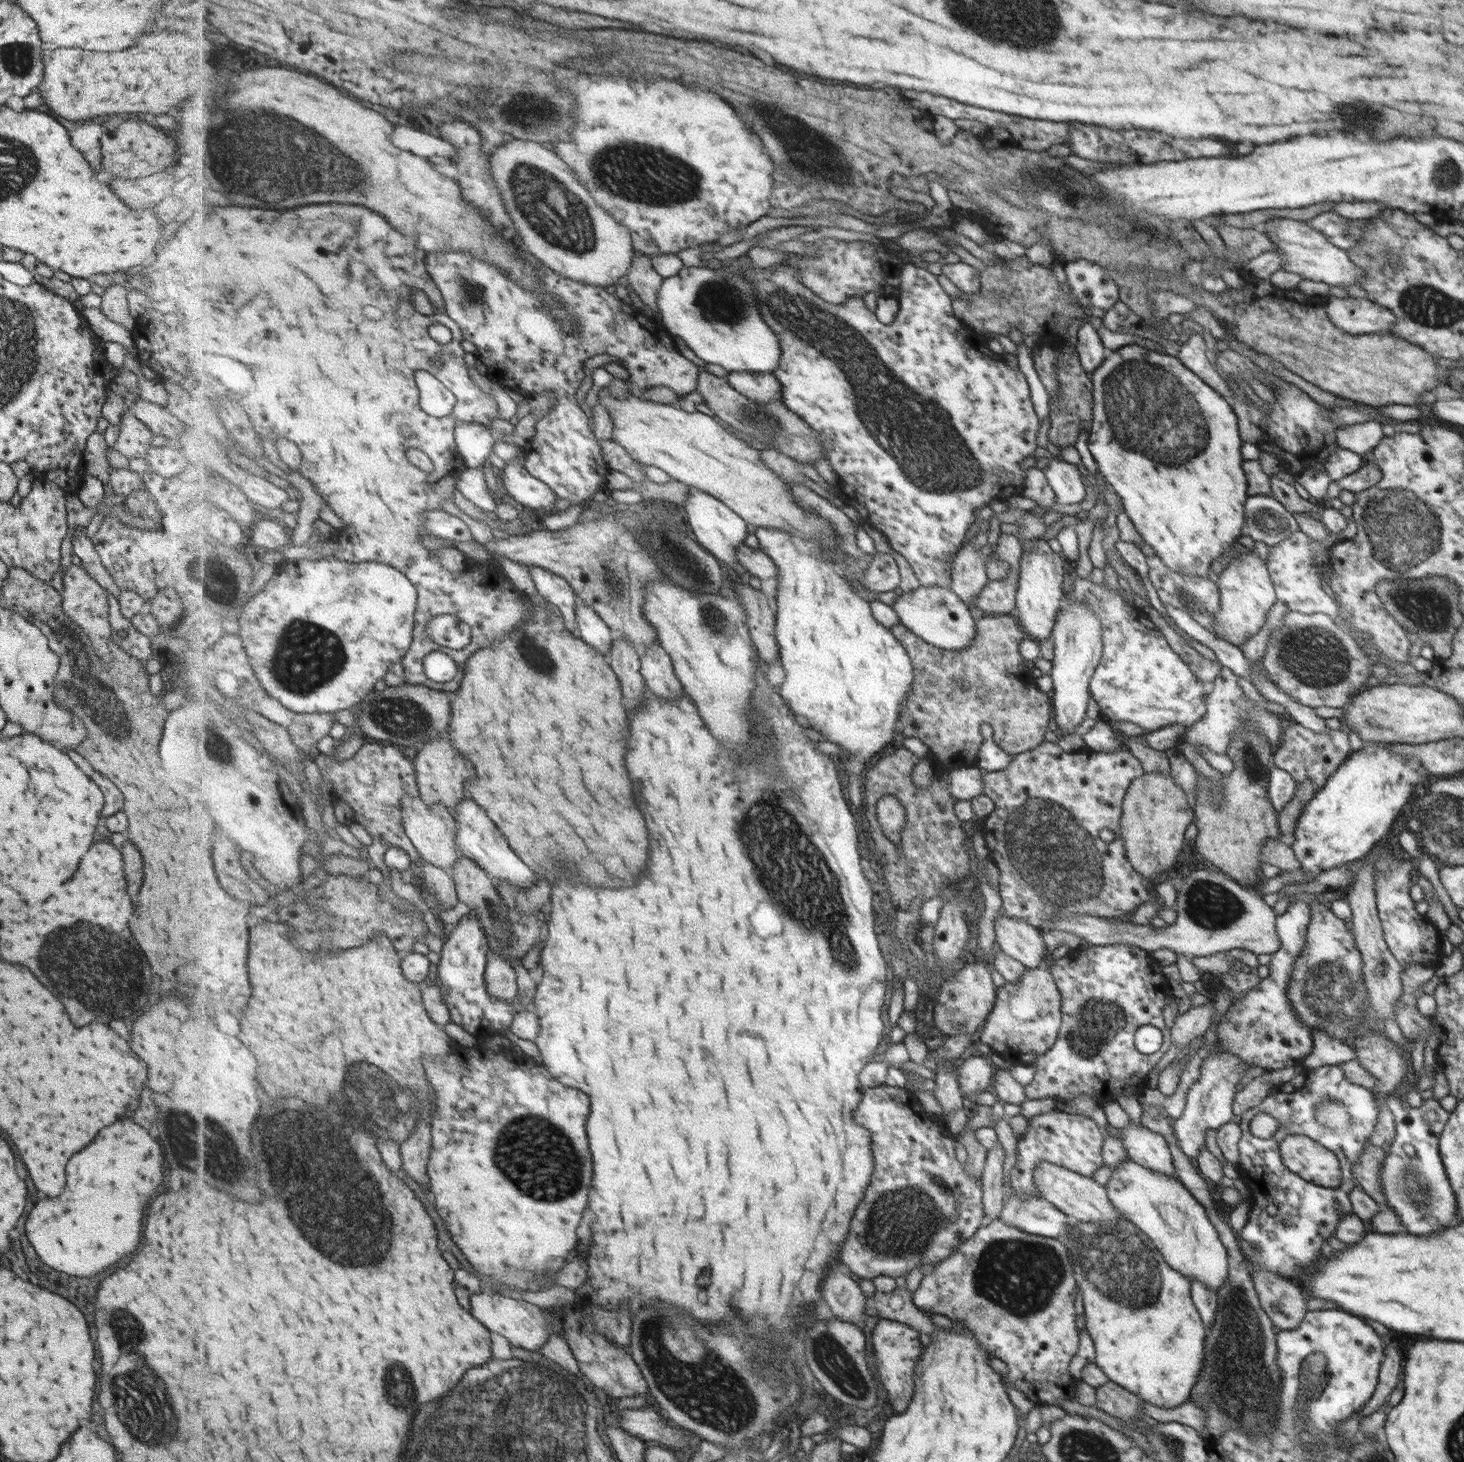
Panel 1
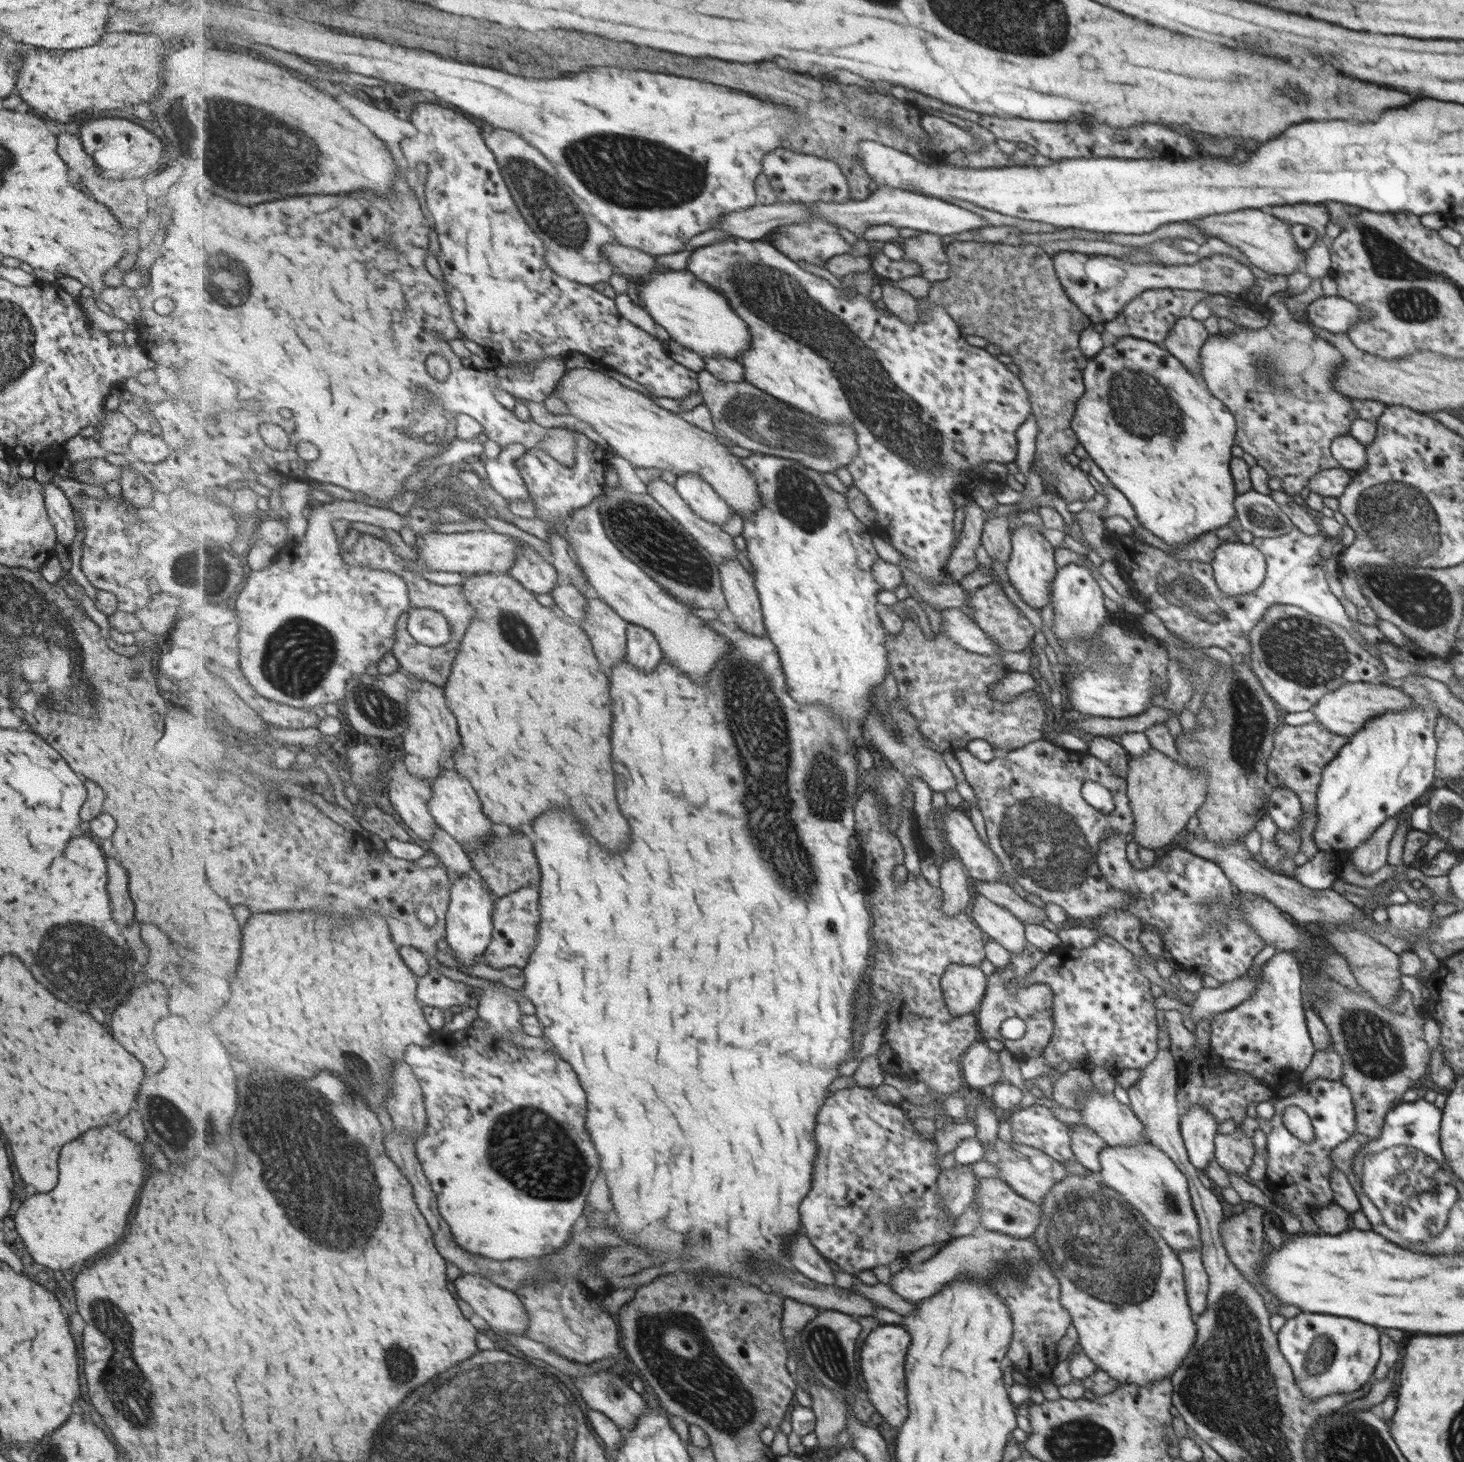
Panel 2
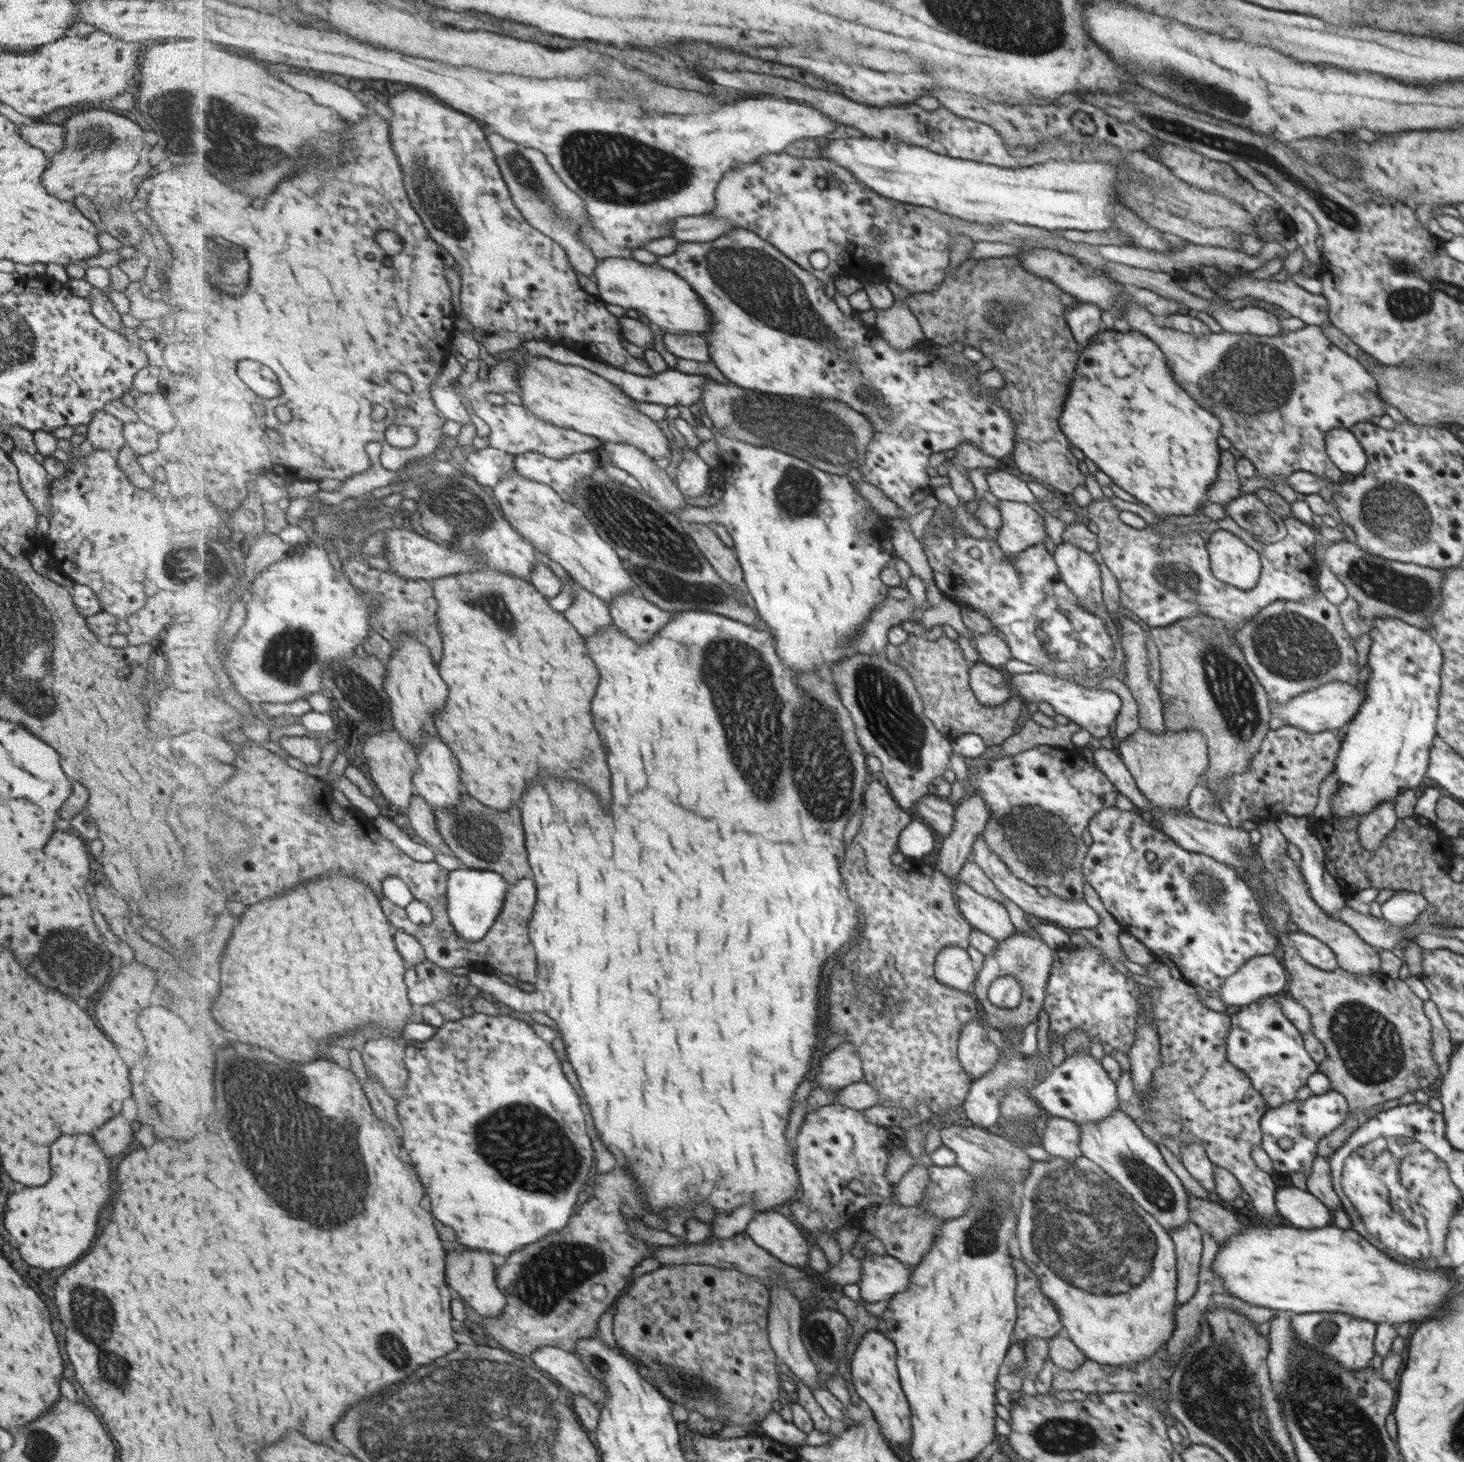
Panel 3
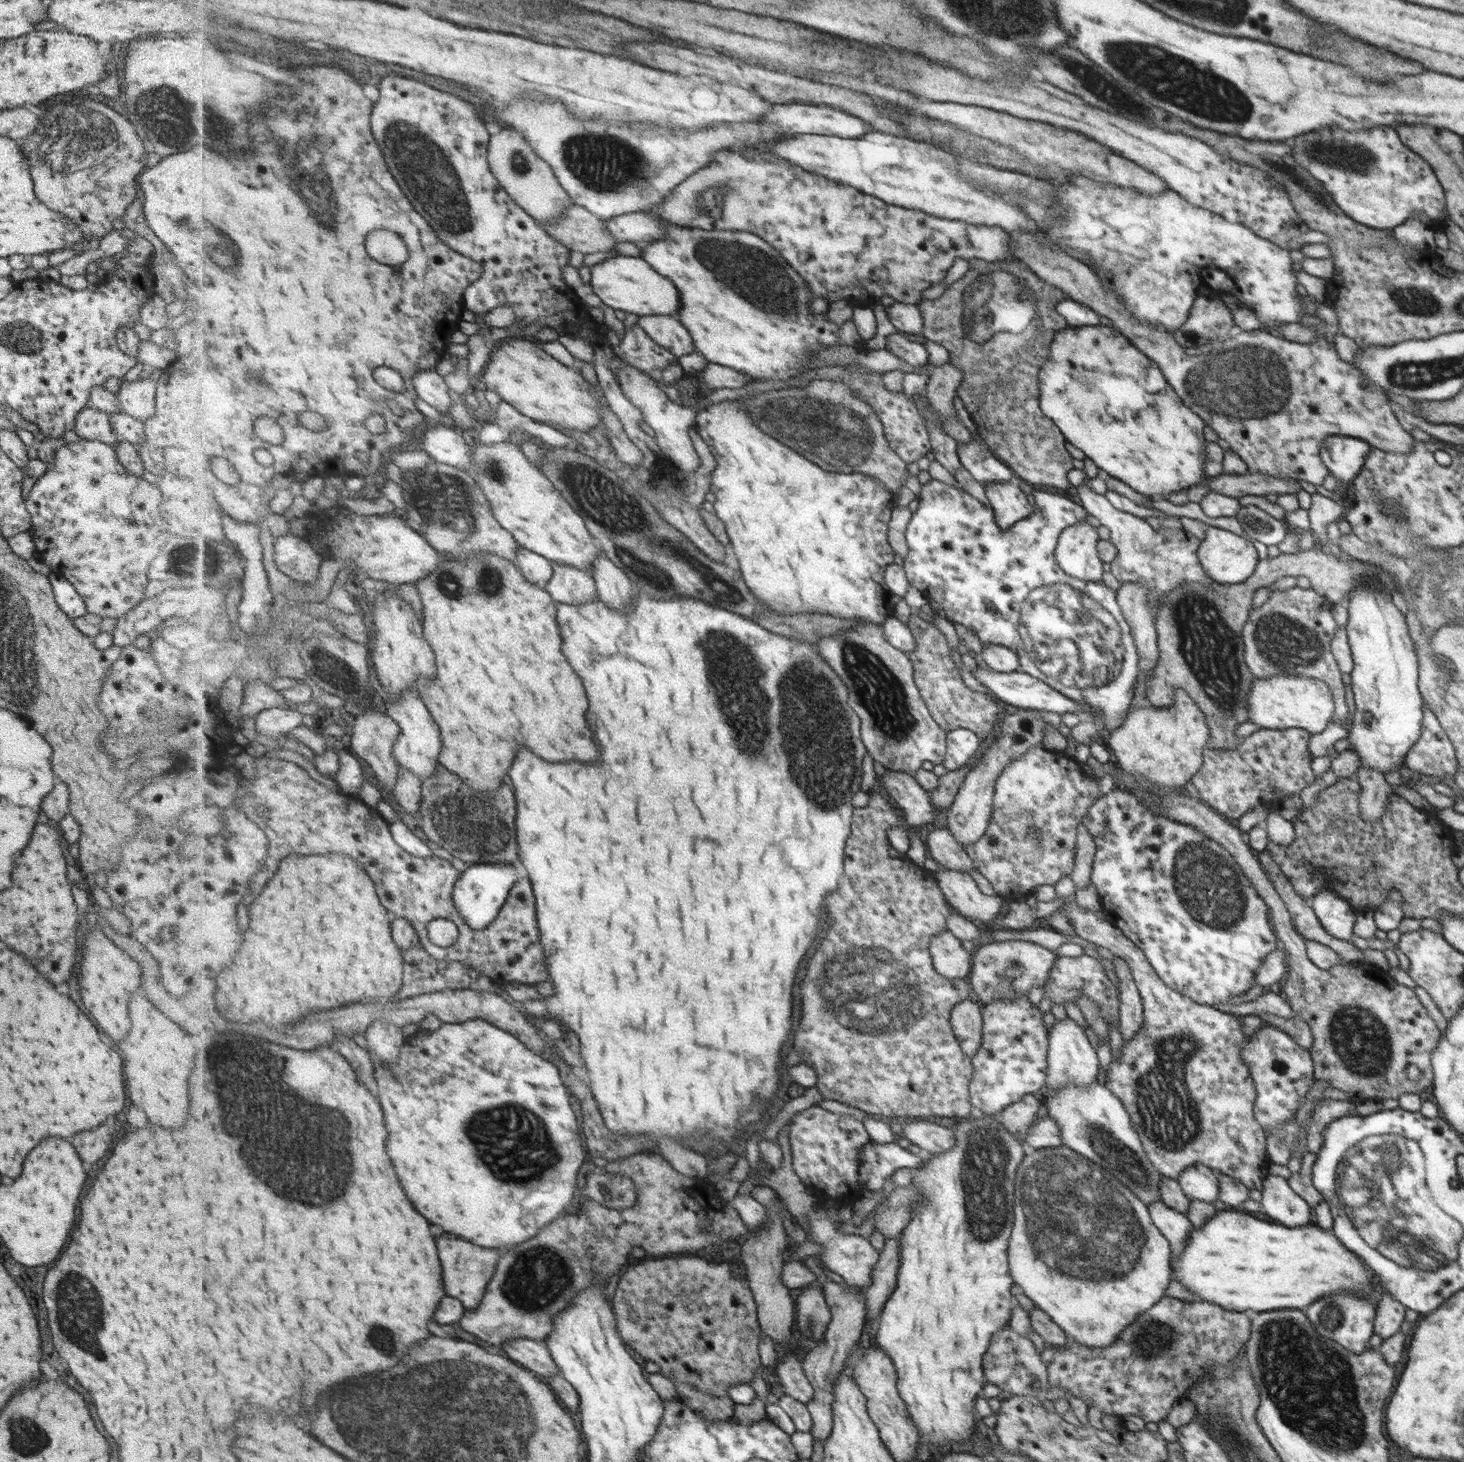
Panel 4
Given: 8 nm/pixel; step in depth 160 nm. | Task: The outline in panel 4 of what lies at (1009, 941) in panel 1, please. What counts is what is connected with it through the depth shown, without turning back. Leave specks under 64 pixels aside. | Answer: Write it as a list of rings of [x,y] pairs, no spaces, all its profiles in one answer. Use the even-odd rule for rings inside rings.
[[[941,868],[933,876],[937,877],[937,885],[940,886],[945,900],[969,921],[977,920],[991,926],[999,912],[1004,911],[999,898],[981,893],[979,886],[966,872]]]

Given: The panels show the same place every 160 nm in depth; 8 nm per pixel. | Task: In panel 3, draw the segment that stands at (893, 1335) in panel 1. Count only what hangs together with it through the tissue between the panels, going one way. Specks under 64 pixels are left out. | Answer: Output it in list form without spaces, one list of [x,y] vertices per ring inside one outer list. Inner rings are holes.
[[[874,1329],[861,1337],[860,1345],[853,1354],[852,1383],[860,1399],[871,1408],[881,1434],[889,1442],[907,1442],[911,1436],[909,1428],[909,1406],[900,1387],[899,1372],[895,1372],[895,1346],[884,1334],[877,1333]]]

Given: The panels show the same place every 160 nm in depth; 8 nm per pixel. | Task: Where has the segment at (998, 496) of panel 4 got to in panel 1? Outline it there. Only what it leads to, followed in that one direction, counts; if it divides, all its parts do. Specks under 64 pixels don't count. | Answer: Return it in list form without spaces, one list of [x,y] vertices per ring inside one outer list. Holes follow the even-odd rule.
[[[1037,539],[1031,548],[1031,550],[1023,551],[1020,554],[1018,561],[1018,578],[1017,578],[1017,589],[1015,591],[1015,611],[1017,614],[1022,627],[1025,632],[1030,634],[1031,640],[1046,639],[1051,636],[1053,623],[1056,623],[1057,611],[1060,611],[1060,598],[1061,596],[1061,582],[1063,582],[1063,560],[1059,558],[1059,554],[1055,554],[1047,542],[1043,542],[1042,539]]]

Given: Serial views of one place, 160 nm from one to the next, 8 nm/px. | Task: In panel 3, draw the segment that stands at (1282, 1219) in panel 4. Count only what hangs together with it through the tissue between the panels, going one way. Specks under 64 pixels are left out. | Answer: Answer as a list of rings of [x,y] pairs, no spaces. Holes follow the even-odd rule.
[[[1292,1184],[1276,1187],[1272,1199],[1279,1216],[1299,1229],[1321,1228],[1332,1219],[1329,1208]]]

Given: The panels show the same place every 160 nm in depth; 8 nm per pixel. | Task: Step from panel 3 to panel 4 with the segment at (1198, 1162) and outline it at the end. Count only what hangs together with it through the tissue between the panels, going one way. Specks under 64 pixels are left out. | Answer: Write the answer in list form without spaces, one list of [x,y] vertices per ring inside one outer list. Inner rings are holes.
[[[1192,1164],[1175,1179],[1185,1198],[1192,1202],[1218,1204],[1220,1185],[1211,1168],[1204,1164]]]

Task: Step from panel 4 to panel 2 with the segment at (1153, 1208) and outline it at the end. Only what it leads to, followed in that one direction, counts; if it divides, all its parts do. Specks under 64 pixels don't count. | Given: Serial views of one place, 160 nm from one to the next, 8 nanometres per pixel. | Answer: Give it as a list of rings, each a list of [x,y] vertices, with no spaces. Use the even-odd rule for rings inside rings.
[[[1197,1249],[1181,1251],[1178,1256],[1184,1268],[1189,1308],[1198,1316],[1205,1310],[1208,1276],[1202,1267],[1201,1255]]]

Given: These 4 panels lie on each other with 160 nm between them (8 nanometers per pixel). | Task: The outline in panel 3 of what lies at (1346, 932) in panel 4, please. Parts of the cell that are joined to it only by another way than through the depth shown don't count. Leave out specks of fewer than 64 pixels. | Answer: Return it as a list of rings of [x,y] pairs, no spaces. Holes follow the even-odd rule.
[[[1280,813],[1274,820],[1279,832],[1283,834],[1287,841],[1293,843],[1299,849],[1301,860],[1298,863],[1298,868],[1307,886],[1311,901],[1315,902],[1321,911],[1329,914],[1331,919],[1336,919],[1337,914],[1341,911],[1341,907],[1343,907],[1347,894],[1340,889],[1329,874],[1325,873],[1323,849],[1319,839],[1311,830],[1311,824],[1308,822],[1308,819],[1306,817],[1296,817],[1287,813]]]

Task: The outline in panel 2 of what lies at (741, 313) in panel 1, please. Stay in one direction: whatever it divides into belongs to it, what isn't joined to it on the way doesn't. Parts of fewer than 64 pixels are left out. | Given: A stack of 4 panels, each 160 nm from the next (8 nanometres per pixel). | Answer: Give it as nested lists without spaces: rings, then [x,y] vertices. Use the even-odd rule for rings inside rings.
[[[656,268],[638,279],[630,279],[616,271],[607,282],[615,294],[625,294],[635,286],[644,310],[654,322],[664,327],[678,344],[701,357],[726,356],[738,360],[740,354],[752,345],[749,325],[732,308],[728,297],[699,280],[688,269],[658,272]]]

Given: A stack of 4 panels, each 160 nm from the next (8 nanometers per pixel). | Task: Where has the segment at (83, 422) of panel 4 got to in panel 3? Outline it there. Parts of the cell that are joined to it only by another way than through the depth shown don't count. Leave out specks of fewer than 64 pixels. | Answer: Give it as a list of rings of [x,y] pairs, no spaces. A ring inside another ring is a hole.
[[[105,411],[93,412],[86,426],[84,435],[94,449],[116,453],[125,445],[122,422]]]

